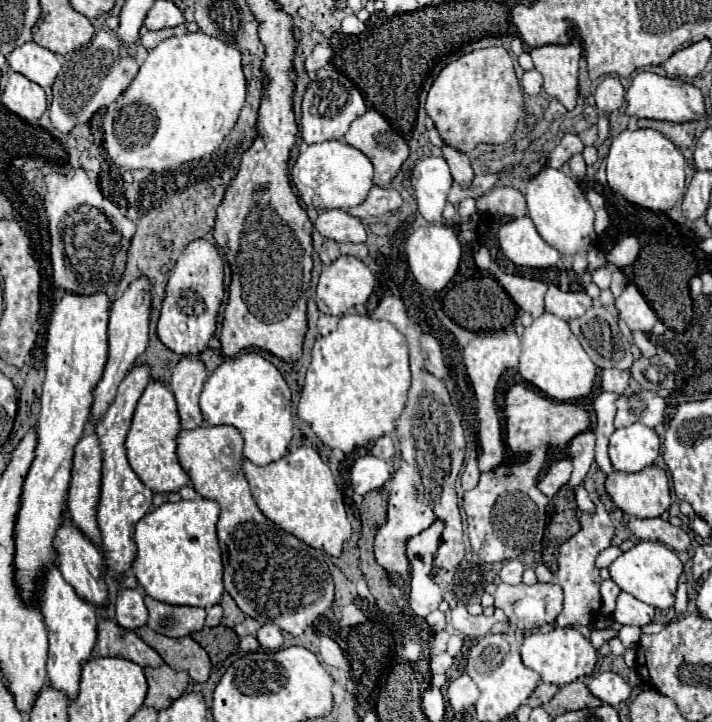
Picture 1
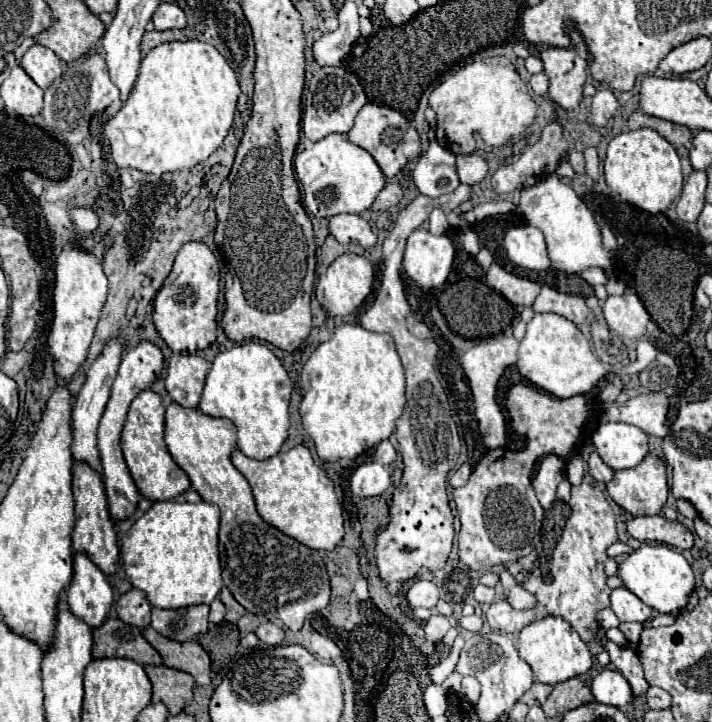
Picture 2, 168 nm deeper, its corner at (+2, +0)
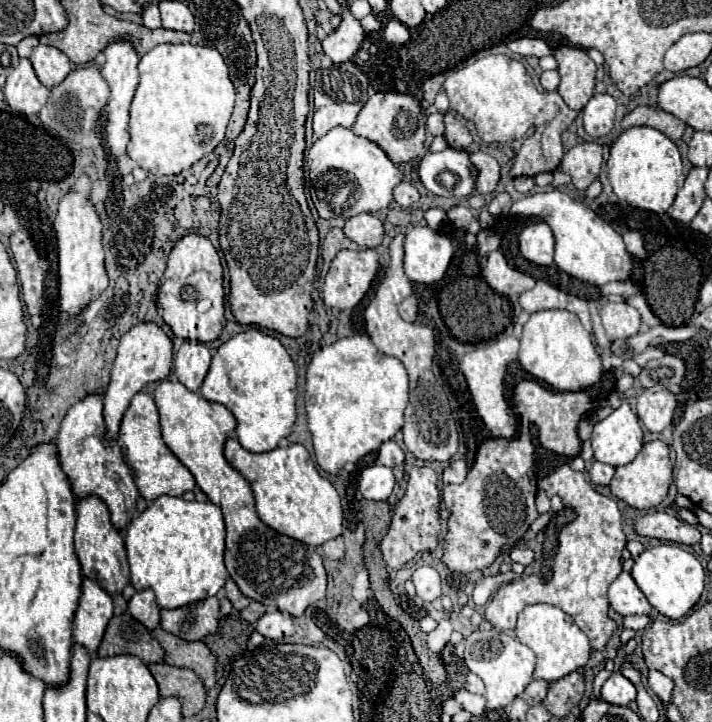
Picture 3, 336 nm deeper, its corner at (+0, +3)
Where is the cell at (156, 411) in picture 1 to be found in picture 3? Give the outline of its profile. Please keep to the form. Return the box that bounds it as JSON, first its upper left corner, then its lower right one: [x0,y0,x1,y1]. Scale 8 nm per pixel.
[117,393,195,501]

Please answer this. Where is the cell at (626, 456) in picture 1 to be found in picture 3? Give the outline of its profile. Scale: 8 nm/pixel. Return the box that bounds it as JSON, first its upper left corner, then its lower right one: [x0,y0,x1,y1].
[593,399,643,467]

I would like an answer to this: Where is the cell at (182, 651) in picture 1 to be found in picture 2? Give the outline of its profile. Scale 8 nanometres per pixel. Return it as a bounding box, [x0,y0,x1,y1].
[143,628,211,686]

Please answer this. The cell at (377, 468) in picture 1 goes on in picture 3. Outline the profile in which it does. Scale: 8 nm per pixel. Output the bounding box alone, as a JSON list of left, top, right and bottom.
[359,465,395,501]

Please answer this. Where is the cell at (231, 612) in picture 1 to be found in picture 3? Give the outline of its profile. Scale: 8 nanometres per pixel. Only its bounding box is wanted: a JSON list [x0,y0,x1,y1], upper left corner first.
[225,579,249,611]

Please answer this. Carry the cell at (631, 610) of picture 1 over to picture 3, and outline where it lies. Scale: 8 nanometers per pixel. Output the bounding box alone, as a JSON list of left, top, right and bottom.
[609,573,651,615]

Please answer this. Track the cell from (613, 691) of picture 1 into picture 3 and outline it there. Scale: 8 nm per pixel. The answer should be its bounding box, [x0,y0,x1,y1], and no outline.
[601,673,637,705]

